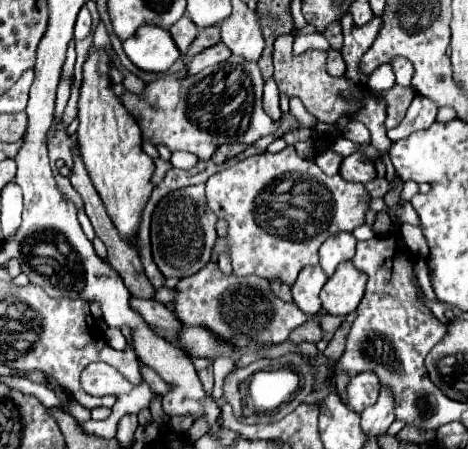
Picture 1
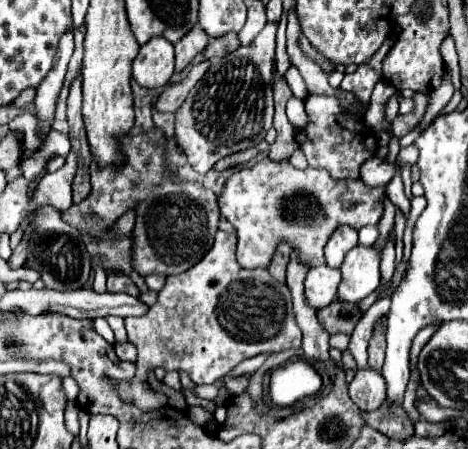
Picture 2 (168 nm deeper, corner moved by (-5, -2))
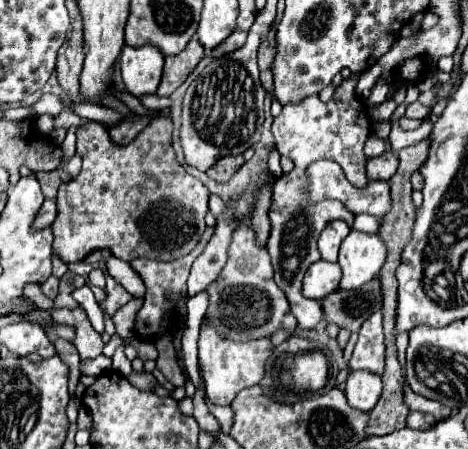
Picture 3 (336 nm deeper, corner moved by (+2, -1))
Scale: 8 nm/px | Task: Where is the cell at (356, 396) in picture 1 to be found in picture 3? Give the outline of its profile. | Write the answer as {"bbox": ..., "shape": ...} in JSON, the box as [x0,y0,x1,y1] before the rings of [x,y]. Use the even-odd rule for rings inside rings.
{"bbox":[346,372,382,412],"shape":[[[352,372],[346,380],[346,398],[352,408],[358,408],[362,412],[370,412],[382,392],[380,376],[372,372]]]}

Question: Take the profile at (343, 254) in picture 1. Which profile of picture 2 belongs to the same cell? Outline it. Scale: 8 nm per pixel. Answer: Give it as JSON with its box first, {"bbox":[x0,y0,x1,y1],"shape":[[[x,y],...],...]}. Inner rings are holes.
{"bbox":[325,225,357,269],"shape":[[[339,225],[333,231],[333,235],[327,241],[327,245],[325,245],[325,261],[327,261],[327,265],[339,269],[343,259],[345,259],[345,253],[349,249],[353,249],[355,243],[357,243],[357,231],[353,227]]]}

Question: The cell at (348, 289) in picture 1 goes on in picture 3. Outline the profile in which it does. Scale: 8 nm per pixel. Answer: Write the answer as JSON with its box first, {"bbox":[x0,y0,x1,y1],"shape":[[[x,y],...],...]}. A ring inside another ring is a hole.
{"bbox":[338,230,384,290],"shape":[[[352,230],[340,246],[338,264],[342,268],[340,288],[358,290],[380,272],[384,264],[384,244],[376,234]]]}

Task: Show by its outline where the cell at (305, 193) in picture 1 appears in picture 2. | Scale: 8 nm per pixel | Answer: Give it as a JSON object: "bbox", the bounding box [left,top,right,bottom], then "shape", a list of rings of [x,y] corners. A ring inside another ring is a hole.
{"bbox":[217,159,385,267],"shape":[[[263,159],[255,163],[253,167],[241,169],[233,173],[227,183],[223,193],[217,197],[221,215],[235,227],[239,235],[239,245],[237,245],[237,261],[247,267],[267,267],[275,247],[279,241],[287,241],[295,251],[299,253],[301,261],[317,267],[325,263],[323,257],[323,247],[331,233],[335,231],[337,225],[351,225],[353,229],[361,229],[363,225],[377,225],[381,215],[383,215],[383,201],[385,201],[385,187],[367,187],[361,179],[333,179],[329,171],[325,169],[295,169],[291,163],[273,163],[271,159]]]}

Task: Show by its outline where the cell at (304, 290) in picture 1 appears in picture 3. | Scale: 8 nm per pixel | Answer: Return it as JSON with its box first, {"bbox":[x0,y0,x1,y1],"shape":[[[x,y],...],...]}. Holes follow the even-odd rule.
{"bbox":[302,260,340,300],"shape":[[[318,260],[308,268],[304,276],[302,294],[312,300],[322,300],[324,296],[328,296],[338,288],[338,282],[340,282],[340,266]]]}

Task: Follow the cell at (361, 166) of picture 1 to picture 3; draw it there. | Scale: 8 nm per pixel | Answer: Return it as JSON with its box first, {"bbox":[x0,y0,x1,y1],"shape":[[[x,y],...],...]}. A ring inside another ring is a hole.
{"bbox":[366,152,398,180],"shape":[[[384,152],[378,158],[370,158],[366,164],[366,176],[368,180],[390,180],[390,176],[396,172],[398,158],[394,152]]]}

